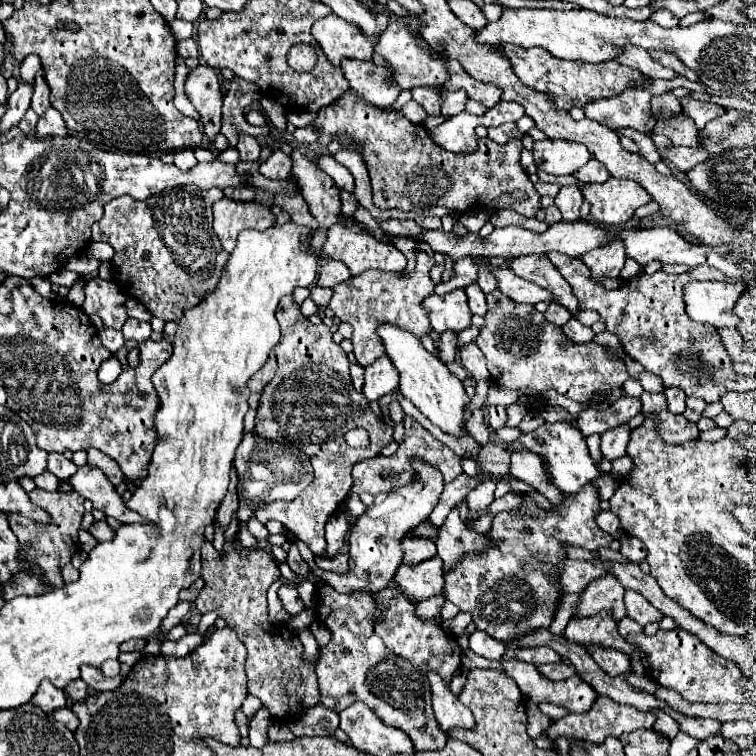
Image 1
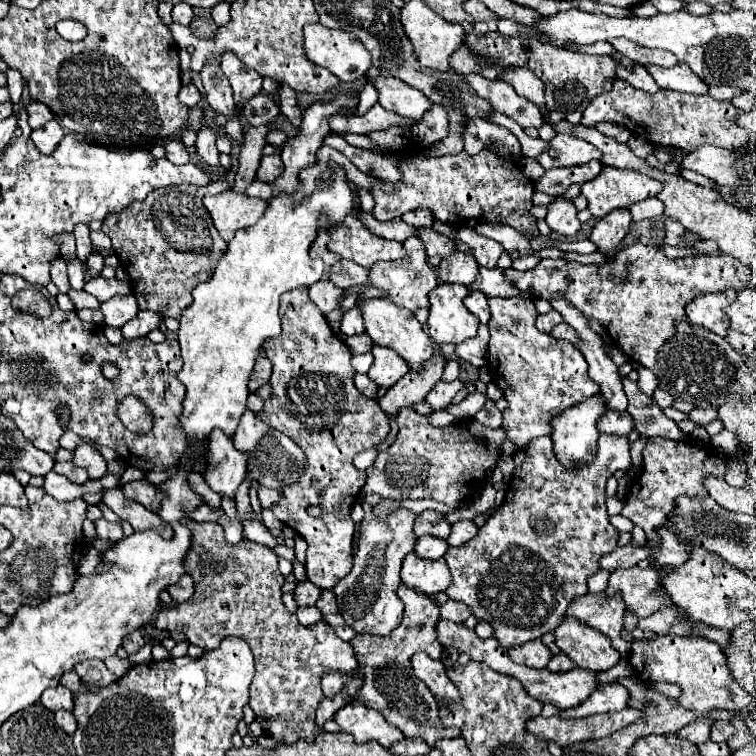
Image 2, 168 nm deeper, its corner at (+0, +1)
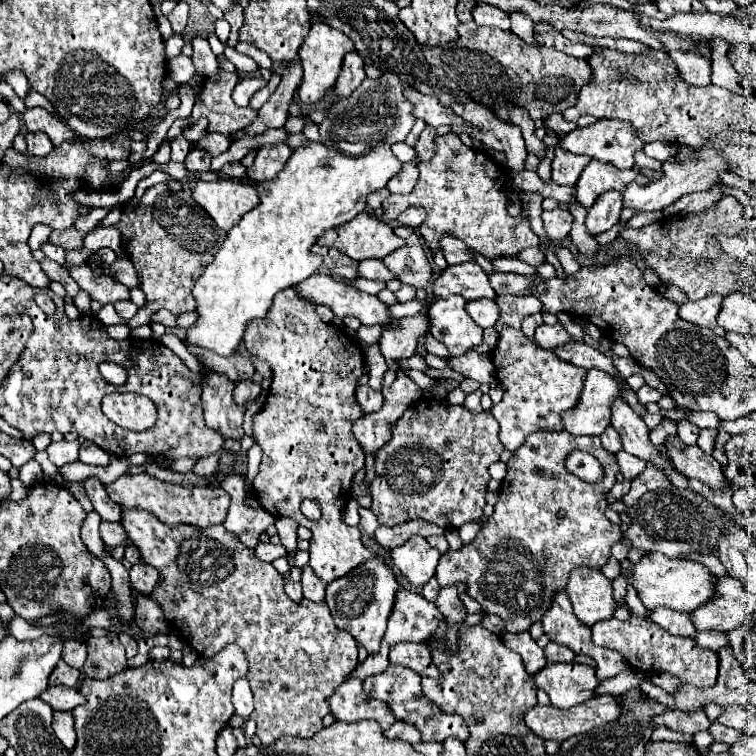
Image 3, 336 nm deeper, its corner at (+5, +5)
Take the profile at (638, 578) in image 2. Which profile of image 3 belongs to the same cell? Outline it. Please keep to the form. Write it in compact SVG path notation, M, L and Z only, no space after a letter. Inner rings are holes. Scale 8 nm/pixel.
M645 554L639 564L635 564L633 574L633 586L647 610L653 610L657 606L667 606L673 610L685 610L693 612L695 608L711 602L717 598L717 590L713 586L715 574L697 560L675 560L667 558L665 554Z

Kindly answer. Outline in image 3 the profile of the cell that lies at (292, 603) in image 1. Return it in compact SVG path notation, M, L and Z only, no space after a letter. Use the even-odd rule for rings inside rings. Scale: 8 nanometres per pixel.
M309 566L303 568L301 584L303 584L303 596L305 596L307 600L311 600L311 602L323 602L327 584L321 582L321 578L317 578Z

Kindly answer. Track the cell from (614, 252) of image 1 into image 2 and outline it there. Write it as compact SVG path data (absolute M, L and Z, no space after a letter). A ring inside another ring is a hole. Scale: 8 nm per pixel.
M614 210L614 214L608 214L594 226L590 234L590 242L596 244L598 252L612 254L626 238L630 230L630 220L632 218L628 210Z

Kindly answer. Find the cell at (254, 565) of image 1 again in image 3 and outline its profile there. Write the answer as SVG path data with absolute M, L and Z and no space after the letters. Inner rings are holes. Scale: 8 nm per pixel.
M123 510L123 528L129 540L137 546L141 558L159 570L161 582L153 590L153 598L161 602L165 618L179 630L183 640L203 658L215 656L227 644L237 644L247 660L247 680L255 696L255 710L251 720L257 722L257 736L265 746L273 744L281 736L315 736L323 730L323 716L329 712L327 696L355 670L357 666L357 642L351 634L339 630L333 624L325 602L301 602L295 604L283 590L283 576L273 564L255 558L251 548L245 548L241 540L225 530L225 526L177 526L169 528L153 514L141 510Z

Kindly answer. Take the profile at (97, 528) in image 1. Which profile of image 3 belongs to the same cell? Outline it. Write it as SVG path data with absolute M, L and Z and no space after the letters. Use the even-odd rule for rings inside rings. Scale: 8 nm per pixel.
M101 522L101 540L107 546L119 546L119 544L127 544L127 532L123 530L121 524L113 524L113 522Z

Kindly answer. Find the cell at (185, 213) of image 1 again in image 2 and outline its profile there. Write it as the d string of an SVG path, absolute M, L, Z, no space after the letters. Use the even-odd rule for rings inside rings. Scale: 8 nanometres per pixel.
M194 184L166 186L162 190L152 190L144 202L132 202L122 212L108 214L104 218L102 232L112 240L112 248L120 260L120 266L130 278L132 292L140 296L140 310L152 310L178 320L182 310L190 304L192 288L212 278L218 260L226 252L226 242L220 238L208 210L202 204L202 198L210 192L212 188L198 188Z

